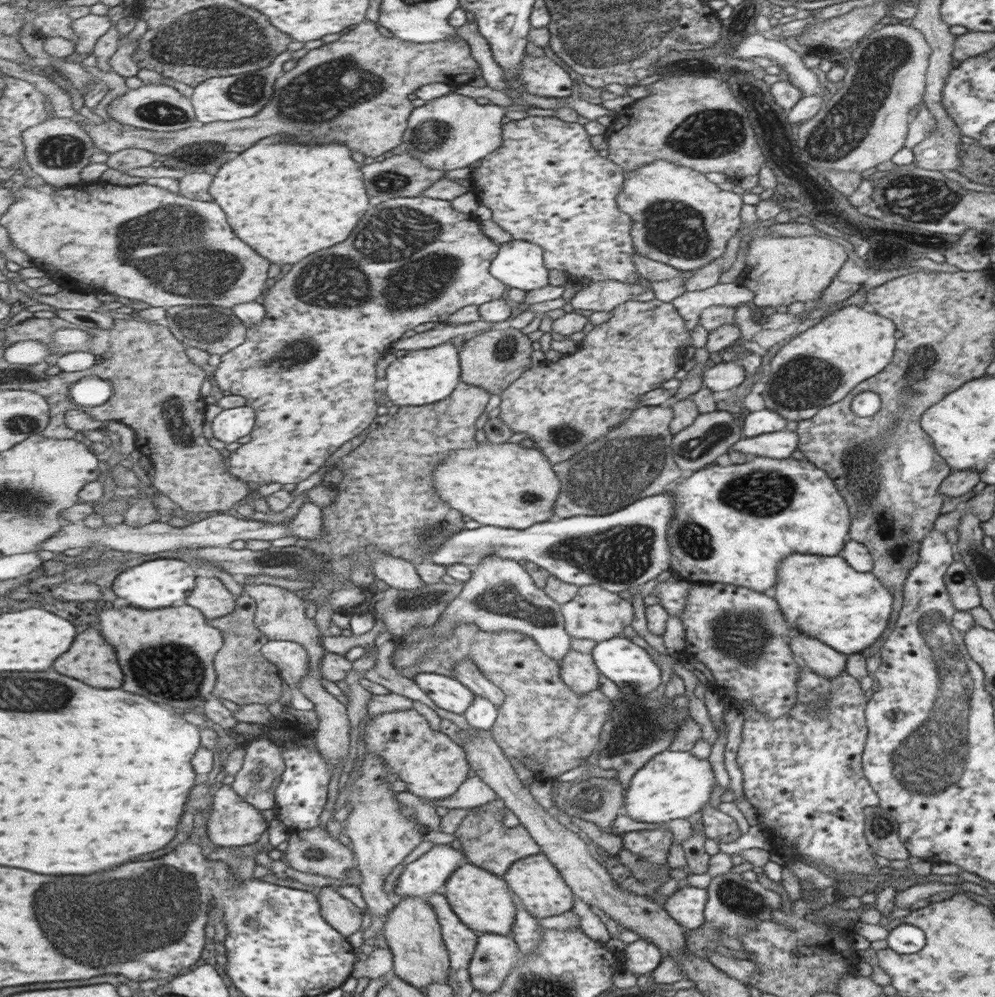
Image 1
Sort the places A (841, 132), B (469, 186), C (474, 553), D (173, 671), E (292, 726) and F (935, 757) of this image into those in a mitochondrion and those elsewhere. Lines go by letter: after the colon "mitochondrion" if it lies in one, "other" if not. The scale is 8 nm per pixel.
A: mitochondrion
B: other
C: mitochondrion
D: mitochondrion
E: other
F: mitochondrion

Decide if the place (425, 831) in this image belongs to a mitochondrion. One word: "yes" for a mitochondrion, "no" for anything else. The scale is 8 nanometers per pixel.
no

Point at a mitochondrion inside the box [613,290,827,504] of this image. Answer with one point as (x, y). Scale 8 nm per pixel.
(695, 447)

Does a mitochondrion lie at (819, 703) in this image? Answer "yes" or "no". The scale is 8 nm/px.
yes

